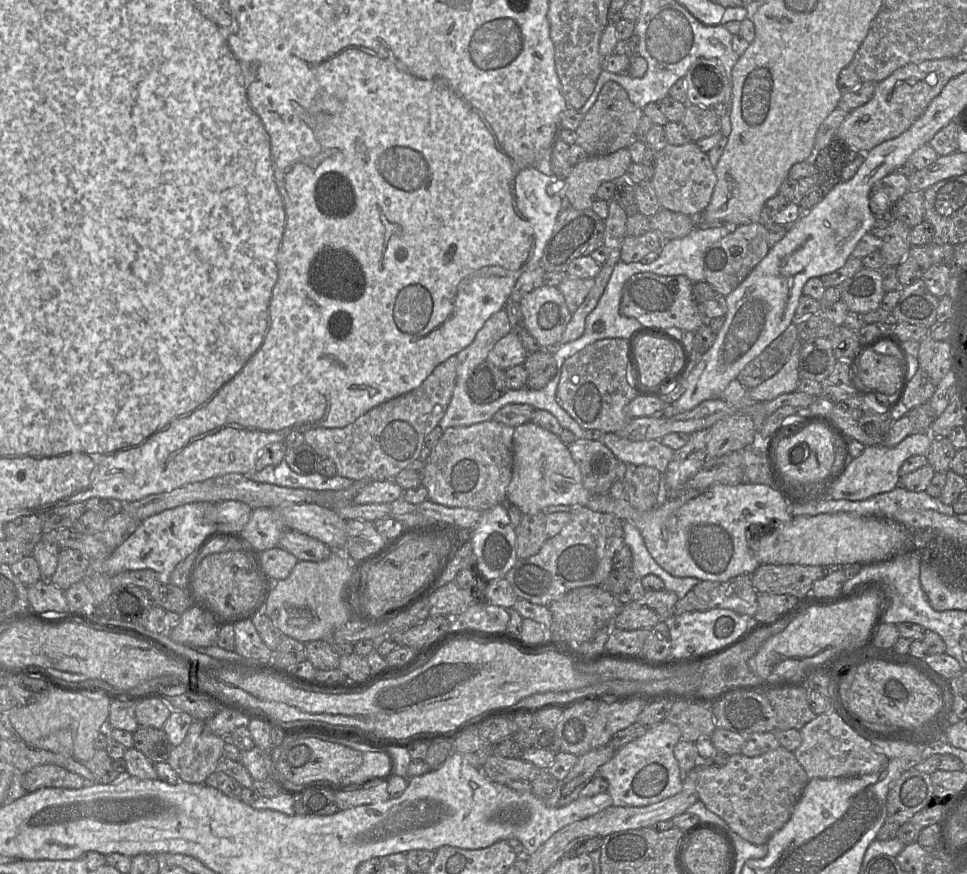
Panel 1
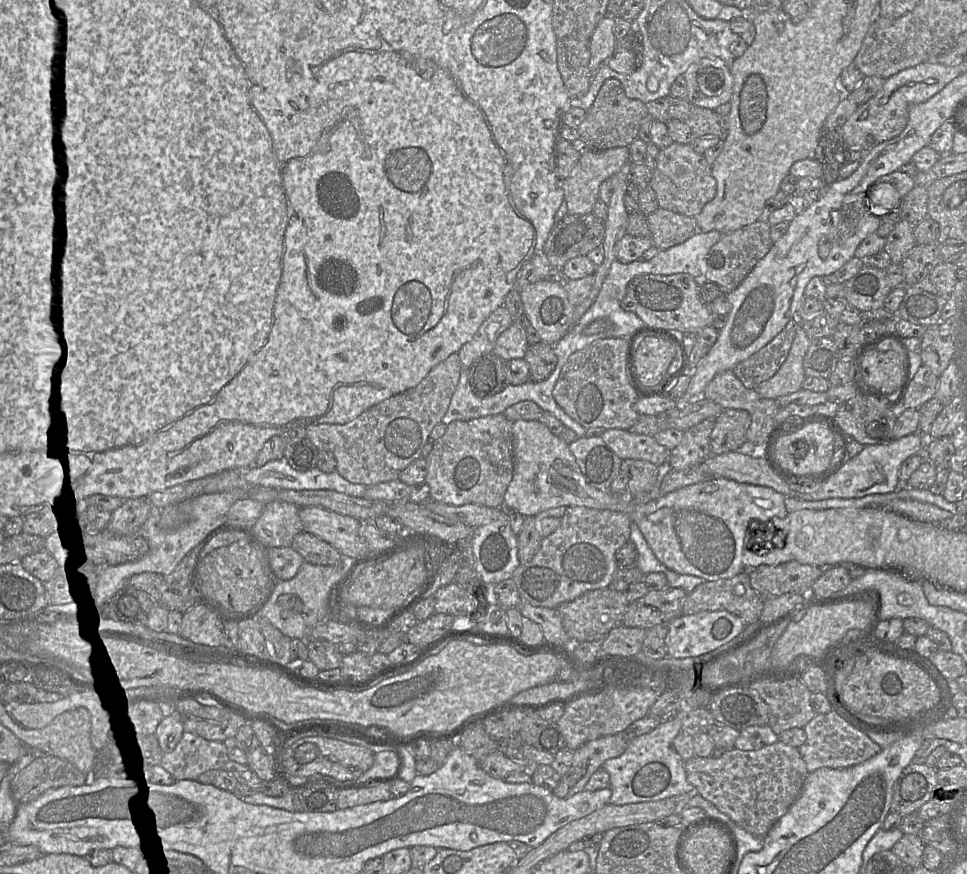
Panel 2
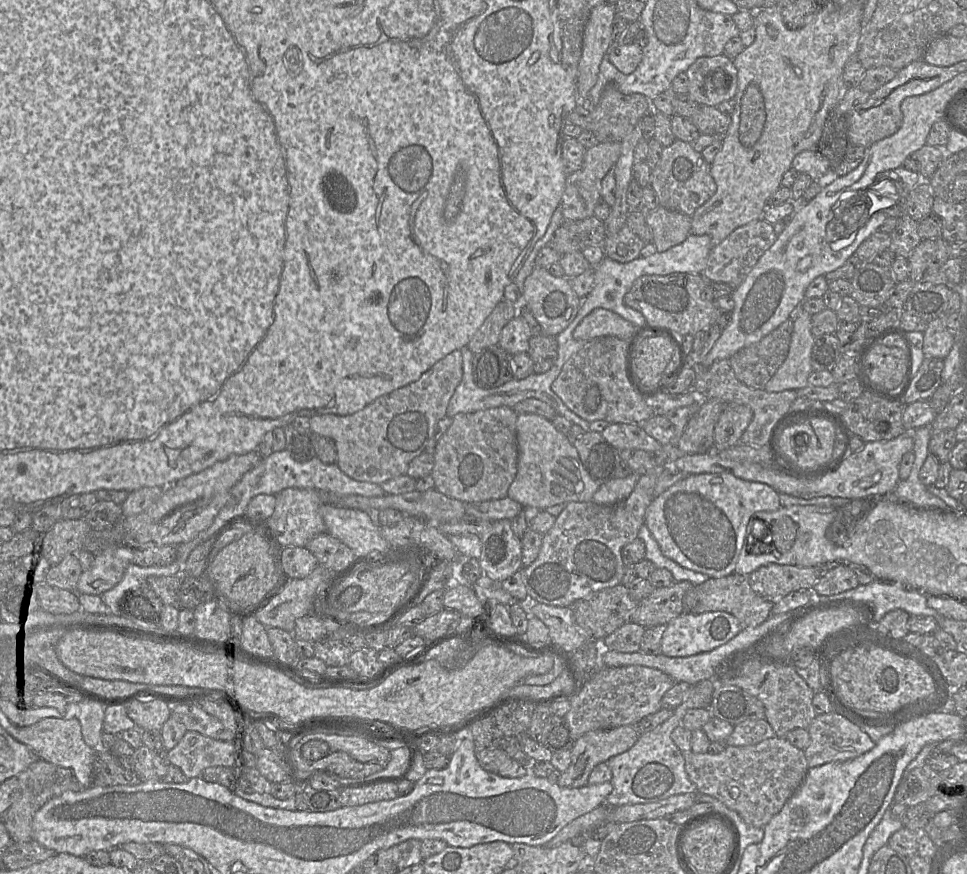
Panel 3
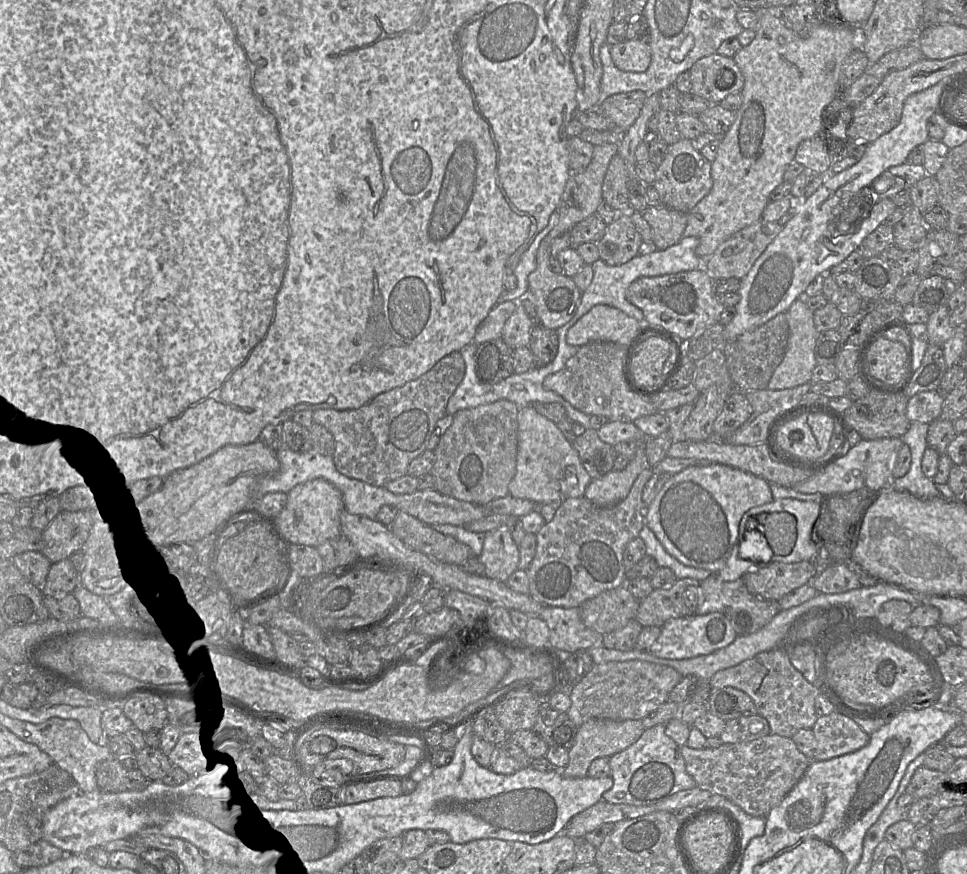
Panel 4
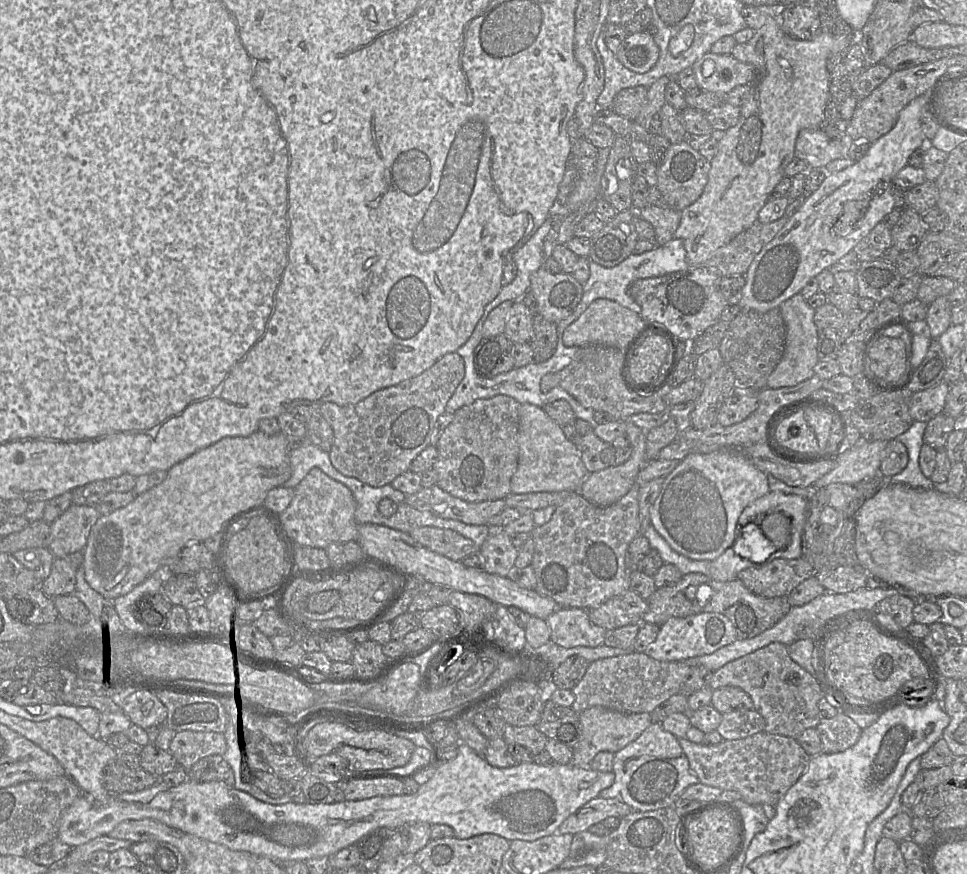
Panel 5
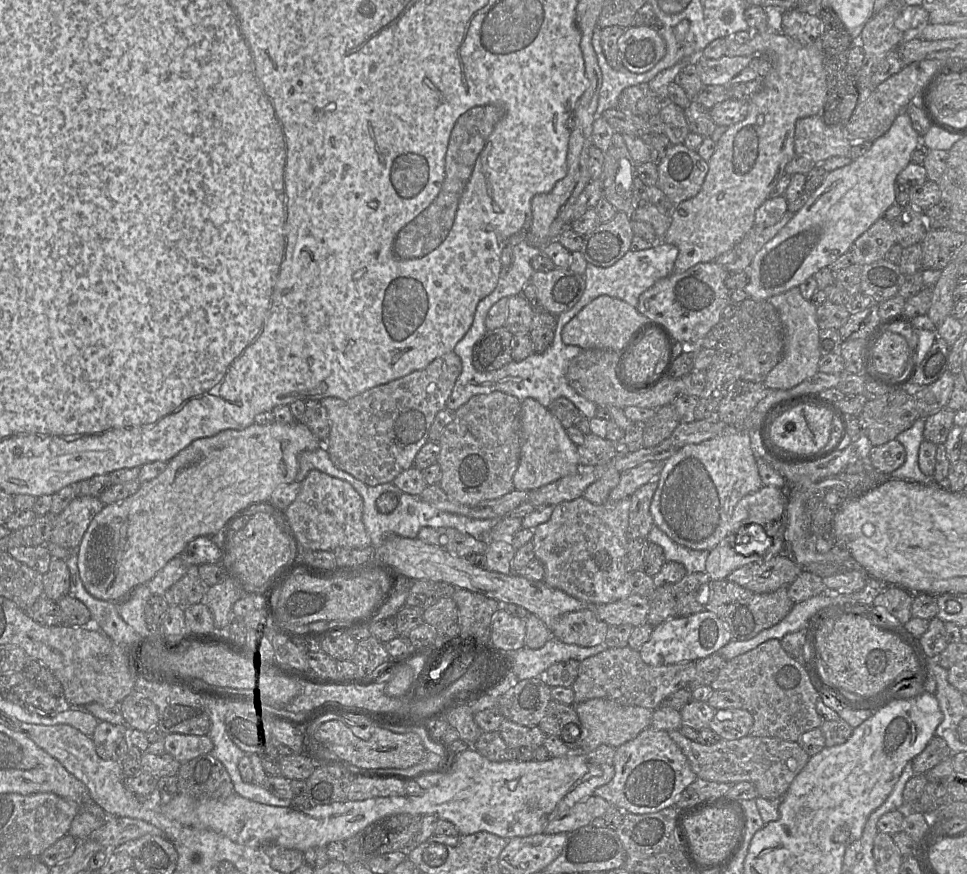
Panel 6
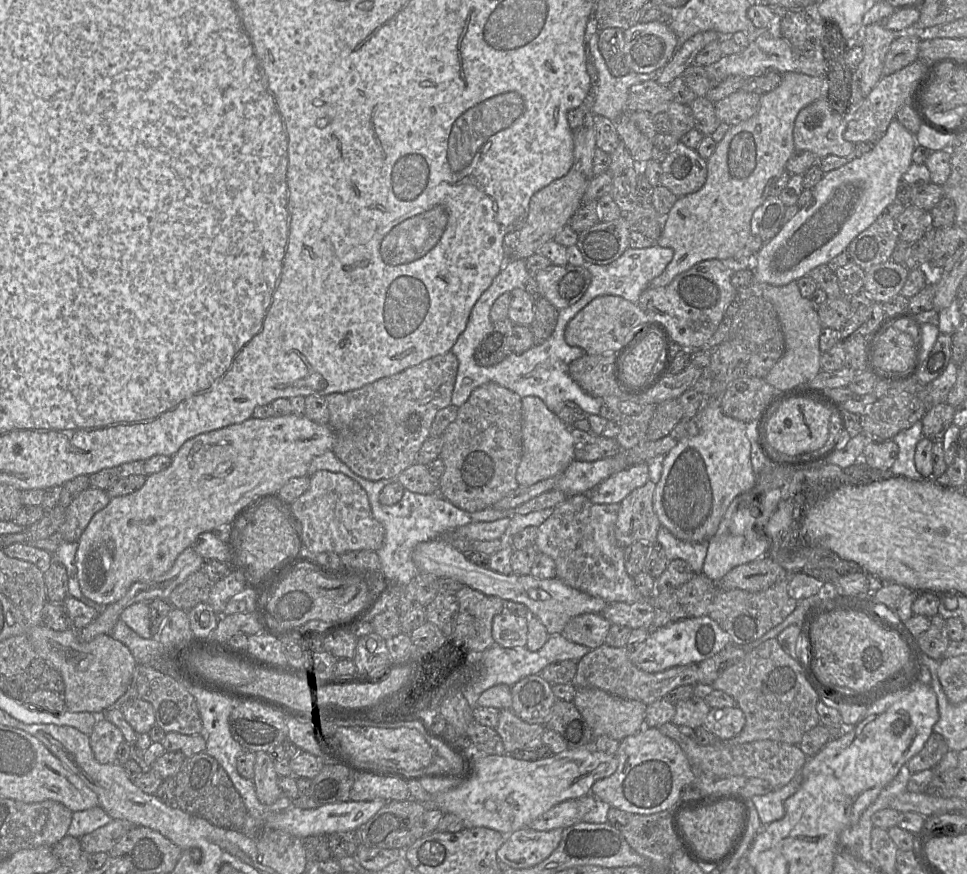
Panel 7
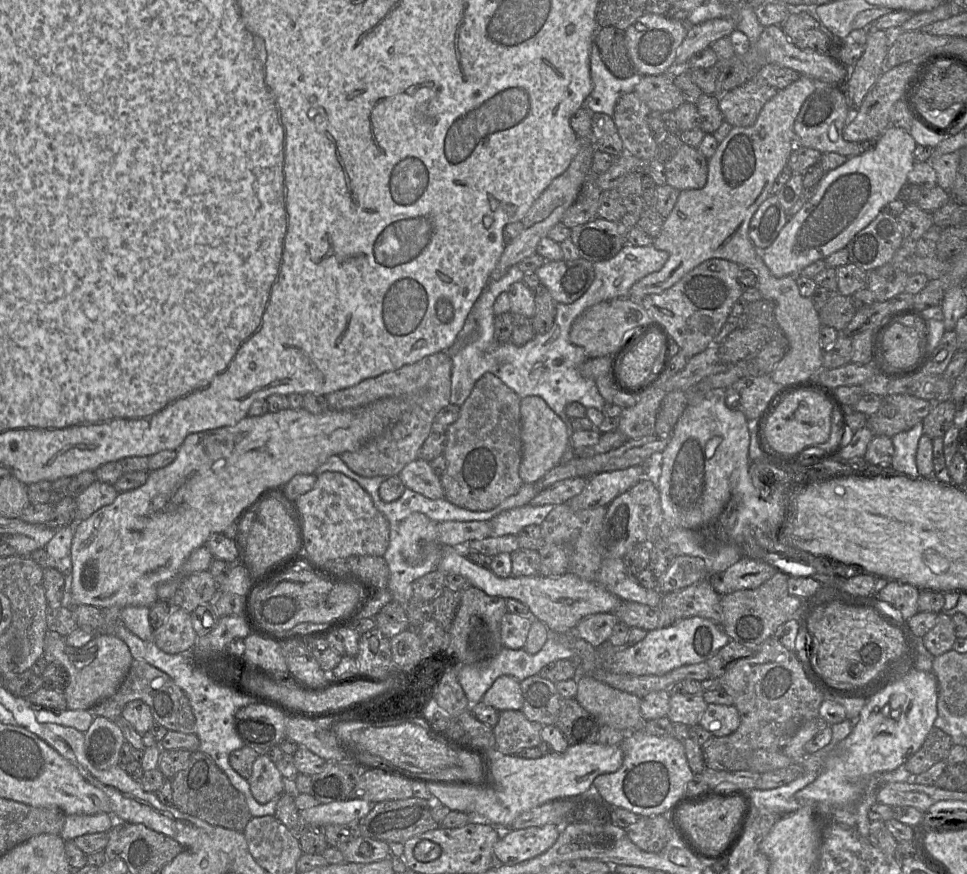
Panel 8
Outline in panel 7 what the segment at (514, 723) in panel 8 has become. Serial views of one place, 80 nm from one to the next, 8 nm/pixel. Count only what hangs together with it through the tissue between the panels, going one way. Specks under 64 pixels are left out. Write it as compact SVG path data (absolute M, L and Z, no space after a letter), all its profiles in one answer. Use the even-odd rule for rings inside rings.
M503 709L500 710L499 722L495 730L502 739L505 753L511 754L515 750L537 749L542 746L544 729L544 725L527 723L516 716L511 709Z

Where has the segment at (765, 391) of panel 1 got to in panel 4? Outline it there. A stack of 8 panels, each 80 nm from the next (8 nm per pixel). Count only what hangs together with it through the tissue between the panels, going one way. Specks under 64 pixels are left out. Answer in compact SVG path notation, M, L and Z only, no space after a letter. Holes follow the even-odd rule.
M805 297L796 299L786 311L788 319L788 343L782 362L777 366L768 383L770 390L793 388L811 381L813 369L817 362L815 346L818 331L814 325L814 311L805 303Z

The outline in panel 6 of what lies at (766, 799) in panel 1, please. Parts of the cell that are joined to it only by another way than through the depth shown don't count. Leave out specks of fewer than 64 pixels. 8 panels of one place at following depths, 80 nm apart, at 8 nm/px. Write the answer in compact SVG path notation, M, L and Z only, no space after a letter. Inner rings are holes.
M679 730L667 732L688 759L697 778L728 784L750 782L756 787L758 796L765 799L783 797L810 758L797 742L788 742L778 738L751 736L738 740L720 738L714 744L702 745L684 737Z

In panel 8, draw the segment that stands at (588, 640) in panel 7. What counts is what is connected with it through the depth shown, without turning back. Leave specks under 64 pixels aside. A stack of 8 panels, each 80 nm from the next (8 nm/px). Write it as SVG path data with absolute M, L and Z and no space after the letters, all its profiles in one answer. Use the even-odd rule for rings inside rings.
M613 612L597 613L580 621L573 632L597 648L608 642L612 630L617 623L617 617Z

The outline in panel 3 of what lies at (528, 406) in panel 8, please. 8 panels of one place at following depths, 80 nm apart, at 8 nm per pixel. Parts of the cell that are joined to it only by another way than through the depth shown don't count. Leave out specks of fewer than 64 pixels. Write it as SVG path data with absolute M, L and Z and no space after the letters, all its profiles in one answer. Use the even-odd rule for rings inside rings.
M520 414L516 421L518 464L517 473L511 483L507 497L520 503L525 510L539 511L557 504L592 501L599 488L584 468L578 451L567 436L559 432L553 423L537 414Z

